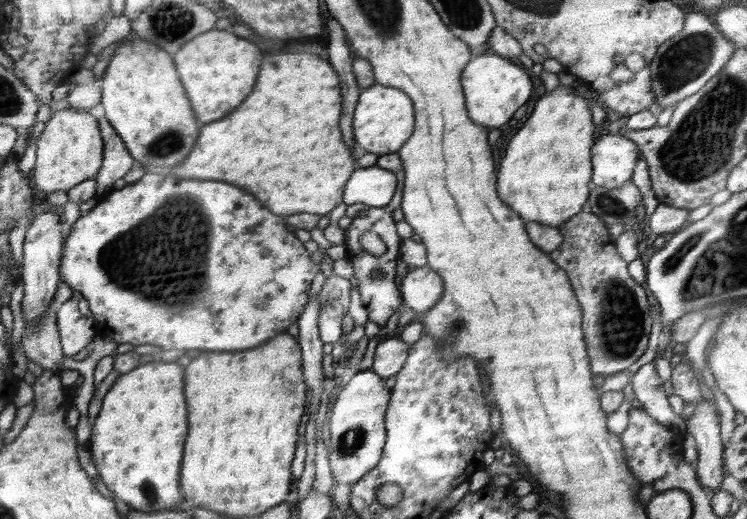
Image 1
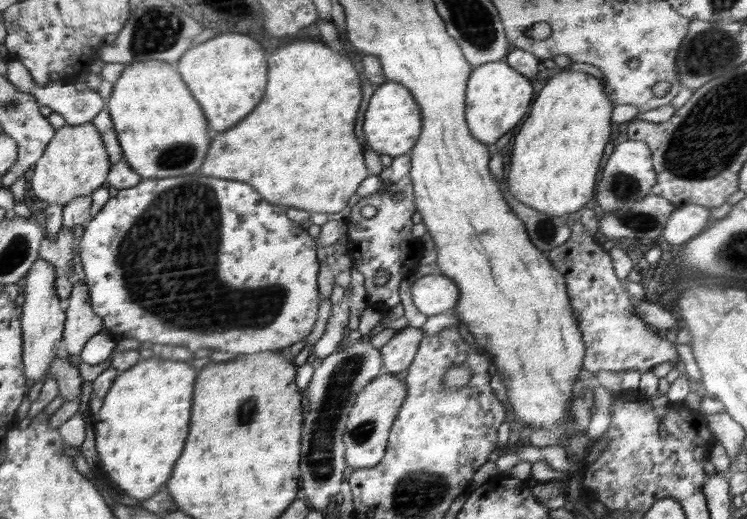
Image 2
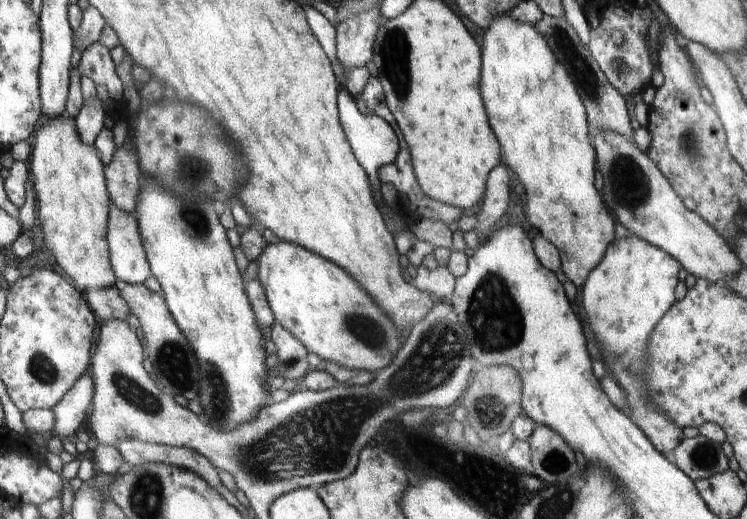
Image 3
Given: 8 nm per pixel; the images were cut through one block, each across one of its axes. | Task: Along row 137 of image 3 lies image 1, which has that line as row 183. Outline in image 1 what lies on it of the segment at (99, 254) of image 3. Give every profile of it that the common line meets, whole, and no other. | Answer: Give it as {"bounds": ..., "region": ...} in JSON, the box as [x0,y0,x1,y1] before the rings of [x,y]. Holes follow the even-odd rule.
{"bounds":[32,107,106,194],"region":[[[74,107],[56,111],[37,143],[37,161],[32,173],[35,186],[49,194],[71,191],[88,179],[98,178],[106,156],[103,128],[94,113]]]}

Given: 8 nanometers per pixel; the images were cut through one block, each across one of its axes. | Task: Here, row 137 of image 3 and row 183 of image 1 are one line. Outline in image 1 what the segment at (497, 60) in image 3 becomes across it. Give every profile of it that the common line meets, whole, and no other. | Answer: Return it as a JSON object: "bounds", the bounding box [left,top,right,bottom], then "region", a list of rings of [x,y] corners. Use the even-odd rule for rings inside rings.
{"bounds":[500,84,595,227],"region":[[[562,84],[546,92],[508,145],[500,164],[500,198],[524,220],[552,227],[570,221],[588,198],[590,148],[595,146],[592,134],[594,124],[584,97]]]}

